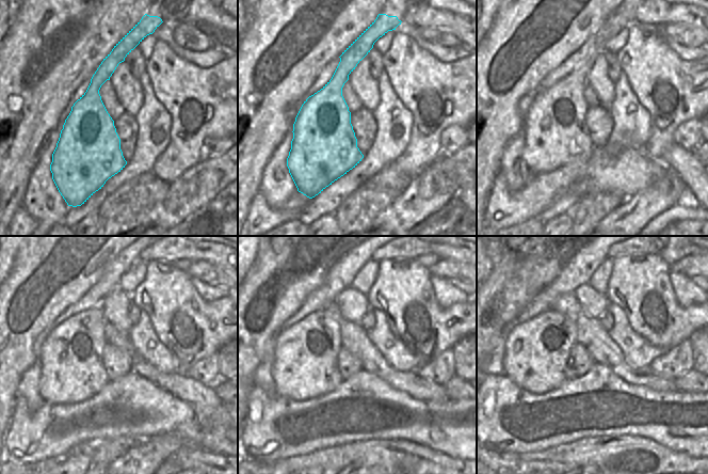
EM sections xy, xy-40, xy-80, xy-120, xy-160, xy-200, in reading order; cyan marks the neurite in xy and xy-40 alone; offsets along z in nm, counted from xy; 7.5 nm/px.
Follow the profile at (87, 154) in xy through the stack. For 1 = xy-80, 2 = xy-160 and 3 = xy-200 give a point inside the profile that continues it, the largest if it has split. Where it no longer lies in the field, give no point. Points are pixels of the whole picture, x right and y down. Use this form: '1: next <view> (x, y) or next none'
1: next xy-80 (554, 129)
2: next xy-160 (305, 366)
3: next xy-200 (537, 353)

